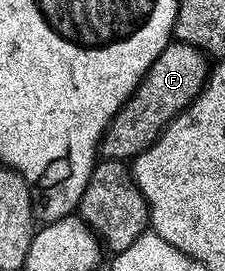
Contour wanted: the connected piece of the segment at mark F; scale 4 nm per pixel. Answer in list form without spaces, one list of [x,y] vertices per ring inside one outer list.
[[[173,40],[154,59],[143,80],[112,118],[103,133],[100,155],[108,160],[130,161],[155,144],[163,129],[199,96],[209,75],[209,60],[199,48]]]

